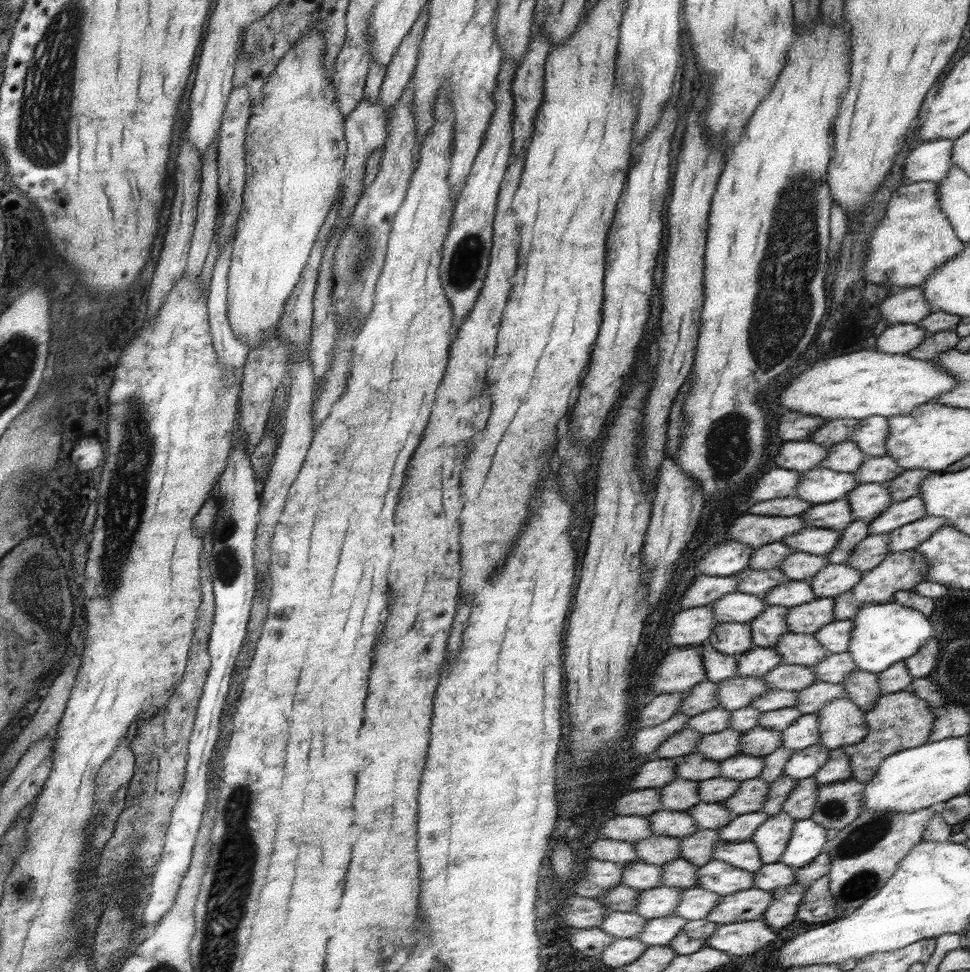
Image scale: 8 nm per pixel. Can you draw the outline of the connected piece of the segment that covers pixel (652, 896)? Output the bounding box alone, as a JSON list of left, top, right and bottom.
[632,885,681,920]

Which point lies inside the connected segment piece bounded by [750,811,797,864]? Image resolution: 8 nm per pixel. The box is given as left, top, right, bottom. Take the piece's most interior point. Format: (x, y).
(772, 837)

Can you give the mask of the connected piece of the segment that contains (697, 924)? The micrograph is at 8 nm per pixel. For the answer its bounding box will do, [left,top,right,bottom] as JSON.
[668,919,718,955]

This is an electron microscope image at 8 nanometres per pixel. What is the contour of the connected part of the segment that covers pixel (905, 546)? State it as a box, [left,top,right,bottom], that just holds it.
[888,516,948,552]

